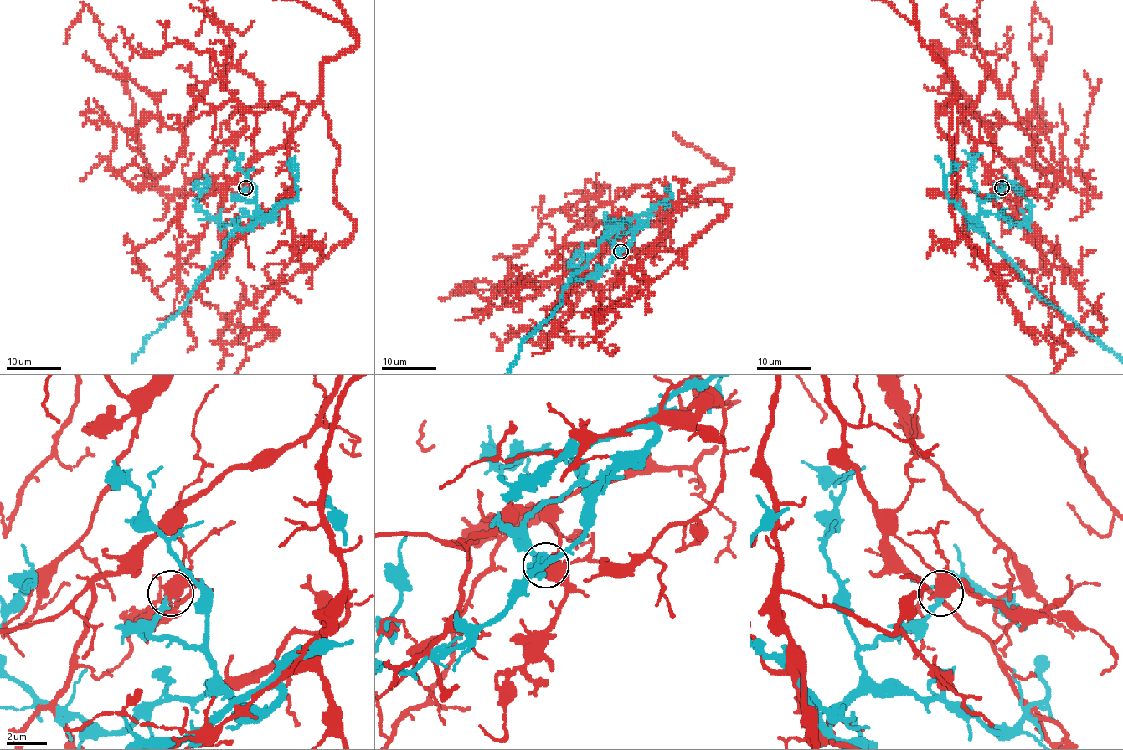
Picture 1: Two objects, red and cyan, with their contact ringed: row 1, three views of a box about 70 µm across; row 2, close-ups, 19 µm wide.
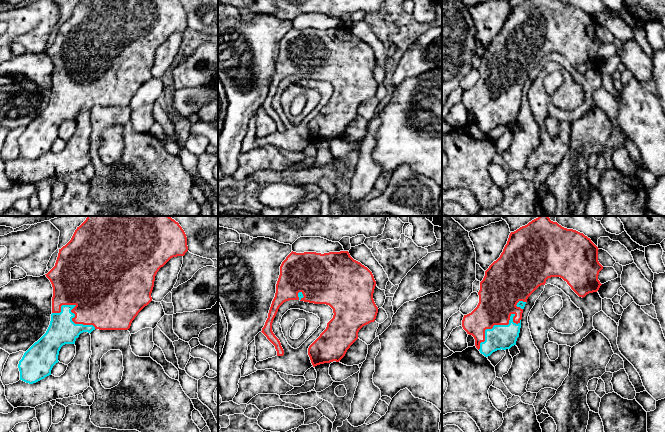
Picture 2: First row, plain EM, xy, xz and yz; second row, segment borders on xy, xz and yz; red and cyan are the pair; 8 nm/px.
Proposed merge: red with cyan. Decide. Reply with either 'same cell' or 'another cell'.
another cell

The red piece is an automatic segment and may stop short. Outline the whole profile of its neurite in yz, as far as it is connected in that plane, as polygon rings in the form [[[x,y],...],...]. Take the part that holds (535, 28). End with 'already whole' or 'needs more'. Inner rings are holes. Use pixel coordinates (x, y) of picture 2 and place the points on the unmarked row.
[[[527,0],[511,8],[500,33],[485,47],[480,58],[479,79],[469,90],[464,91],[462,103],[467,110],[475,115],[475,122],[479,126],[480,119],[485,117],[485,106],[494,101],[508,101],[510,92],[514,90],[513,98],[518,100],[522,95],[523,85],[517,83],[519,77],[527,78],[528,73],[546,56],[551,53],[560,53],[579,72],[585,73],[589,69],[597,68],[602,61],[598,56],[603,42],[598,37],[598,23],[590,14],[573,5],[567,5],[559,0]]] | already whole

